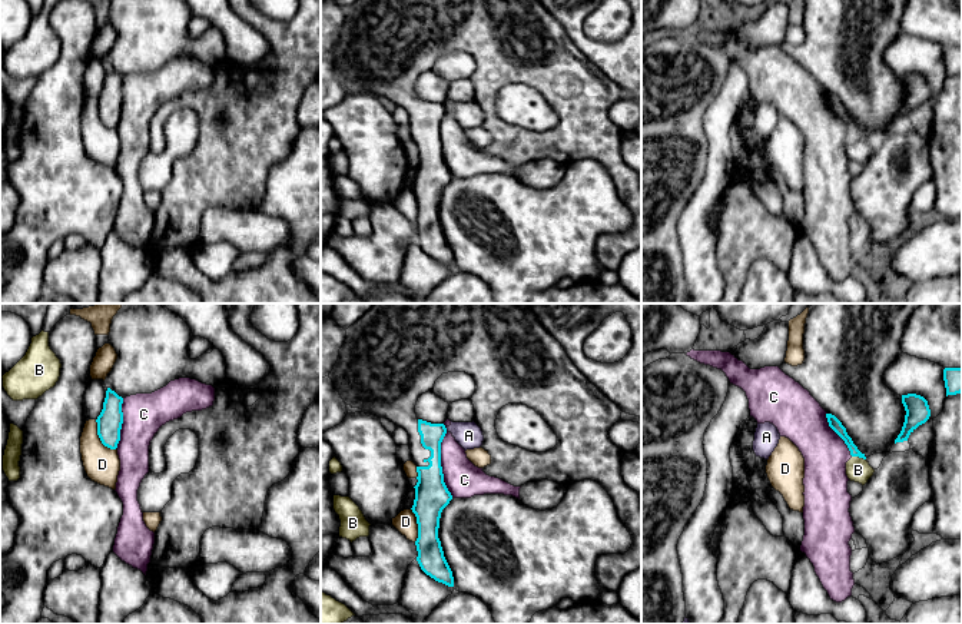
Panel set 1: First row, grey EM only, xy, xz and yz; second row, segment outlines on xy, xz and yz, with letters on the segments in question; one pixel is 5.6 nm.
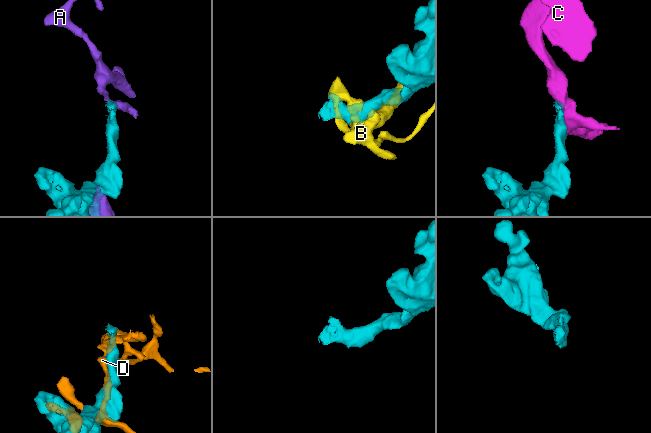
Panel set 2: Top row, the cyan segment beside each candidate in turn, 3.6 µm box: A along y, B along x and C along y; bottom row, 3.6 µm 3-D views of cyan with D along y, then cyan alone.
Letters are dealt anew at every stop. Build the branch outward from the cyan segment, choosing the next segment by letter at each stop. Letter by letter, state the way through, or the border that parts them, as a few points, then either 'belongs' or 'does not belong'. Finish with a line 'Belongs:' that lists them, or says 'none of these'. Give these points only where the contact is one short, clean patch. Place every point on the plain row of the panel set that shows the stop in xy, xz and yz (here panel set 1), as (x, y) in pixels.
A: does not belong
B: does not belong
C: does not belong
D: does not belong
Belongs: none of these

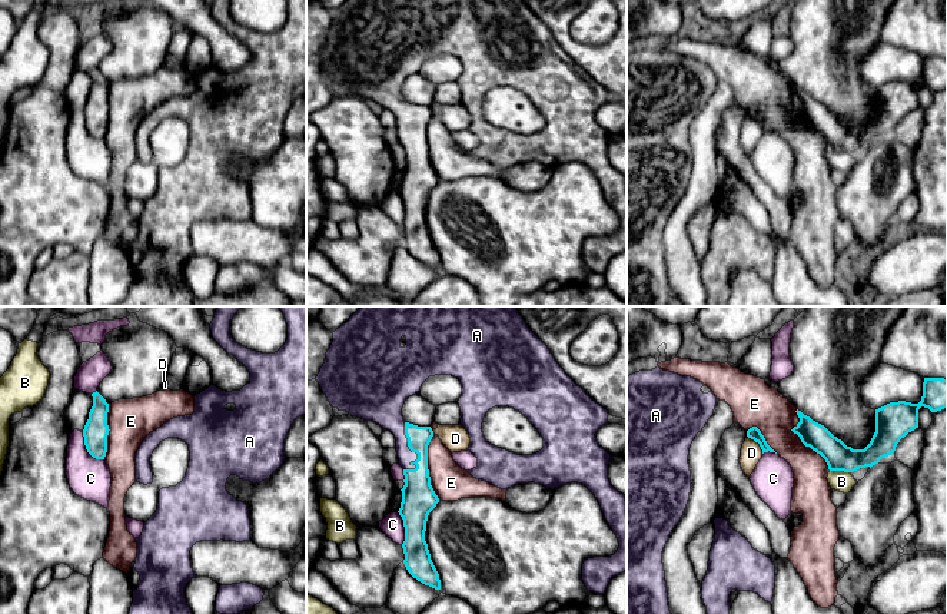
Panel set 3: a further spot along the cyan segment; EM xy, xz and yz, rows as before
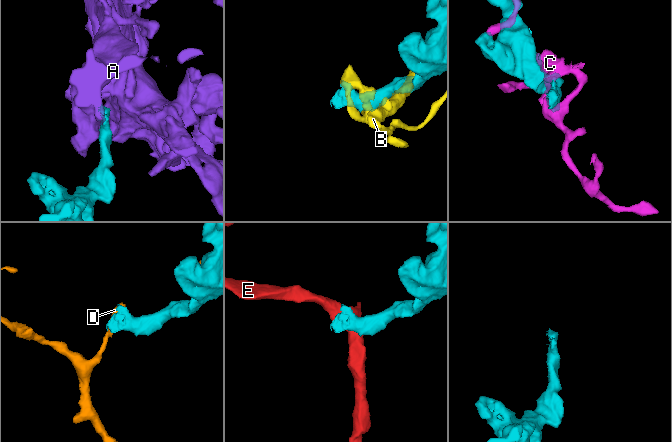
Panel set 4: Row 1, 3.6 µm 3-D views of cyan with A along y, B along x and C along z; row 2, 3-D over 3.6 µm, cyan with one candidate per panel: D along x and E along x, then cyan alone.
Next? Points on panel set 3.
A: runs through xz (416, 168), (416, 133), (408, 125), (406, 115), (385, 88); belongs
B: does not belong
C: does not belong
D: does not belong
E: does not belong
Belongs: A

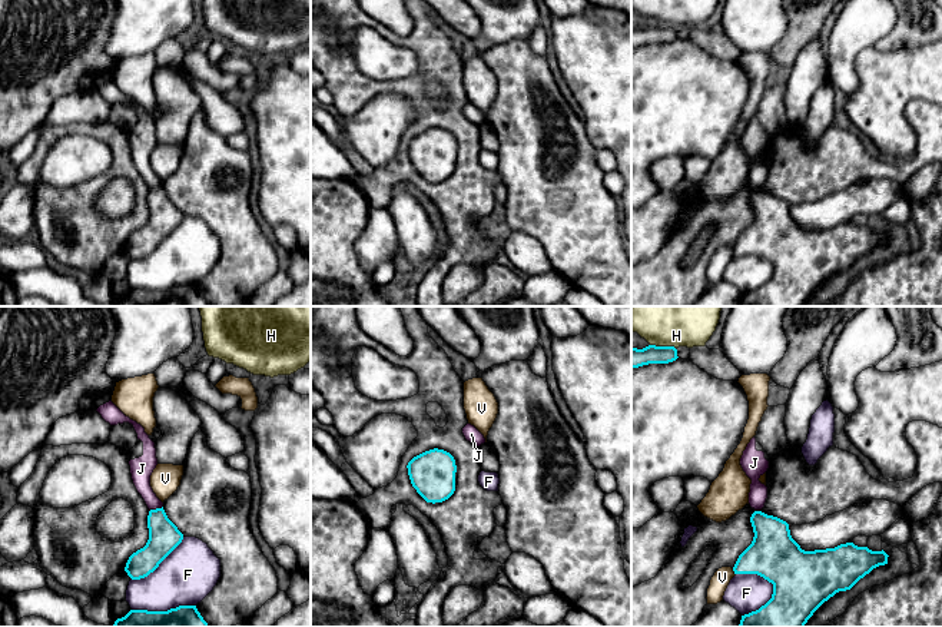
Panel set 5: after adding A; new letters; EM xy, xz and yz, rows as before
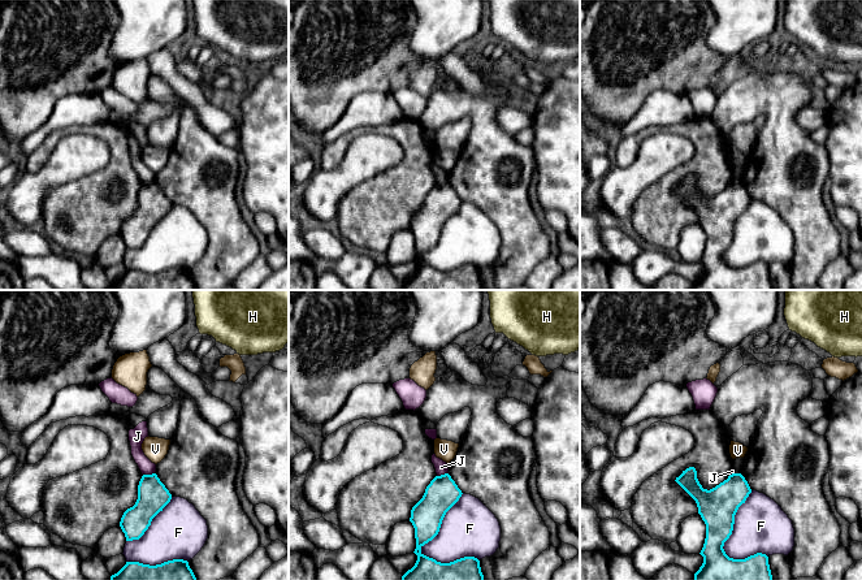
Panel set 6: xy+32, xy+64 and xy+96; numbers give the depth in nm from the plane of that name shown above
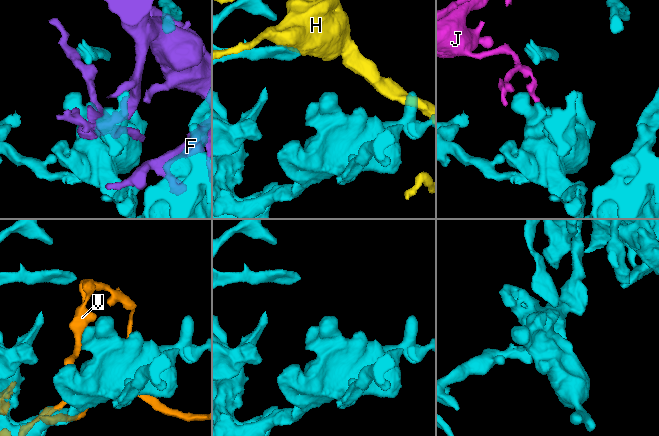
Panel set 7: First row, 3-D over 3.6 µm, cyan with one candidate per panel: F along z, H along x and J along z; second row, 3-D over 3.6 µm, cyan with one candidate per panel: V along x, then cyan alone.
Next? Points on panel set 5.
F: does not belong
H: does not belong
J: border along xy (162, 185), (151, 189); does not belong
V: does not belong
Belongs: none of these

